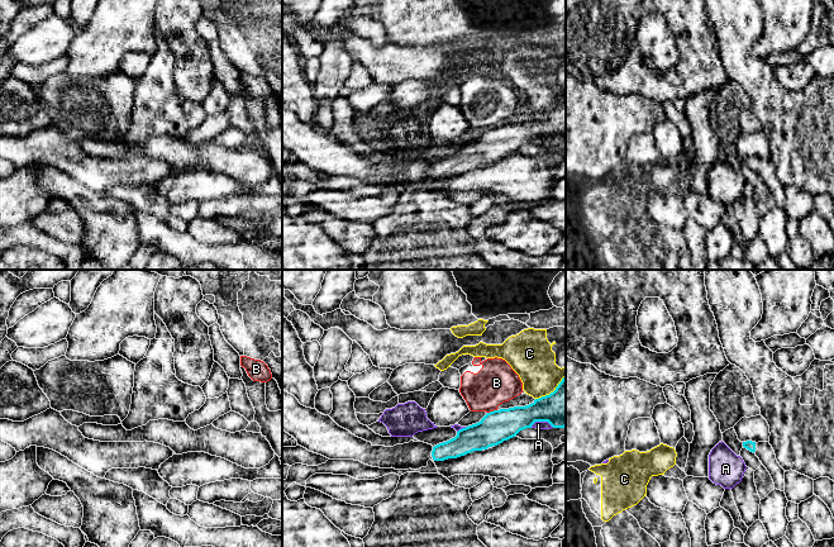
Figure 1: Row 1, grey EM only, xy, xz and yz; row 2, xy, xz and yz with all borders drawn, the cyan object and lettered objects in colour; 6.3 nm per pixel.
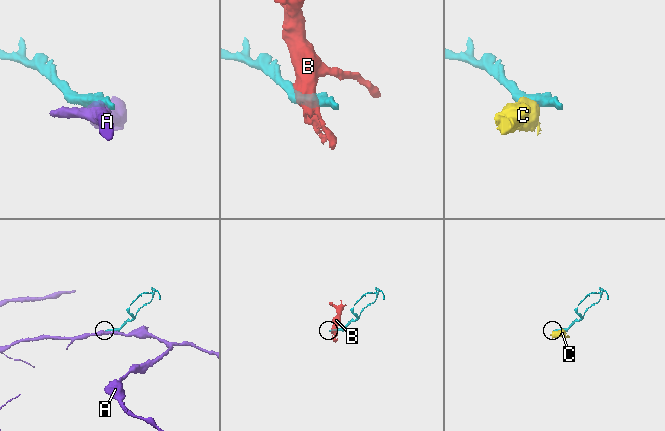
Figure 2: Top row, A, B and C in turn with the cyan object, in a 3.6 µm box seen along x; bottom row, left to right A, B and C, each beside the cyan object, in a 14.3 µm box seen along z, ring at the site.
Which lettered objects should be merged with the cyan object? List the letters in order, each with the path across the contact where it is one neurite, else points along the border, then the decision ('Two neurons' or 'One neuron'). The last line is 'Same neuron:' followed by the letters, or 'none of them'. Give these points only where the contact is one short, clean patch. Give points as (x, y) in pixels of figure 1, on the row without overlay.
A: Two neurons
B: Boundary: xz (496, 125), (487, 129). Two neurons
C: Boundary: xz (565, 93), (552, 108), (535, 115). Two neurons
Same neuron: none of them

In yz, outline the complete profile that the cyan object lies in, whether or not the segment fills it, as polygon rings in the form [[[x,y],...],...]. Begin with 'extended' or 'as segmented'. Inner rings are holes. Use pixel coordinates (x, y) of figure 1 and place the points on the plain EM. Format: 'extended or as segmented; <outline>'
extended; [[[747,157],[743,158],[743,163],[753,168],[759,175],[762,181],[769,189],[775,200],[775,205],[785,208],[785,186],[777,179],[775,167],[769,158],[756,160]]]

